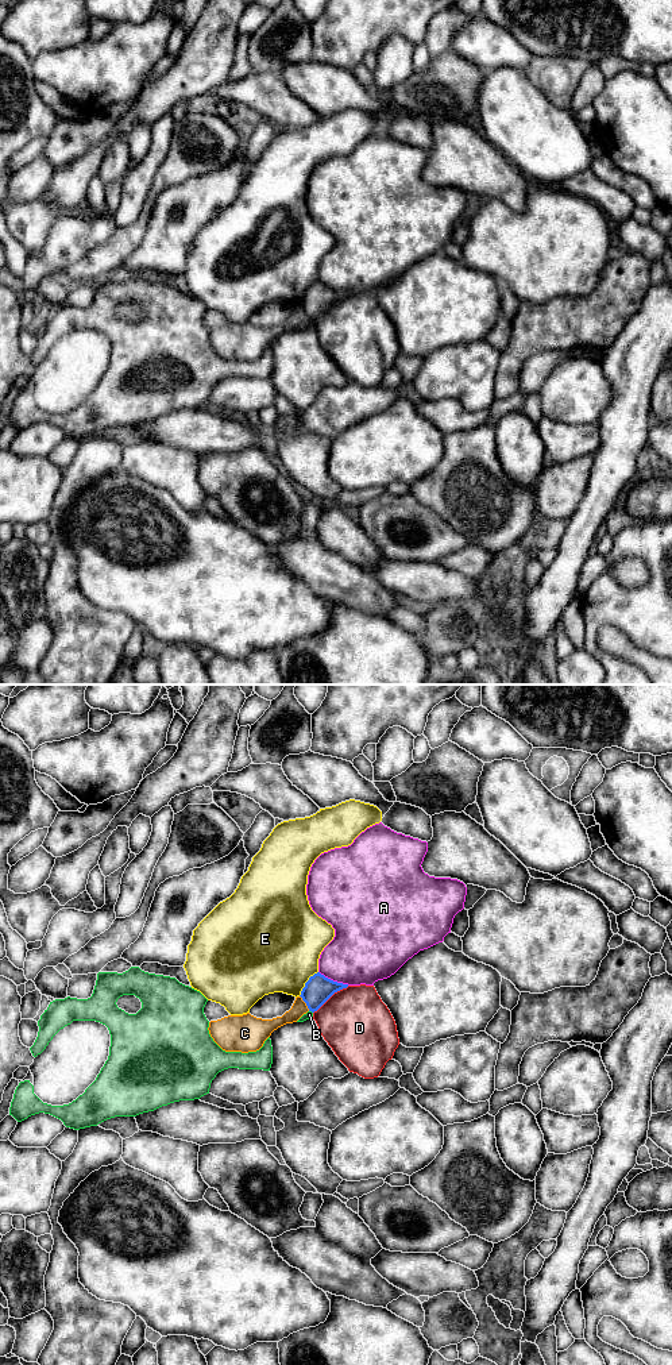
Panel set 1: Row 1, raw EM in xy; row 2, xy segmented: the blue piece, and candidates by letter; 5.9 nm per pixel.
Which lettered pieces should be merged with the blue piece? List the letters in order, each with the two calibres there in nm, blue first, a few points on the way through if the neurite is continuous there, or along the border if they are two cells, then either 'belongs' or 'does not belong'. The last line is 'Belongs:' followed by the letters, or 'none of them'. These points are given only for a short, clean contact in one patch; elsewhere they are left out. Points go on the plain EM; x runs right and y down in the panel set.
A: 170 nm thick on the blue side, 380 nm on the other; border along xy (319, 280), (333, 289), (348, 293); does not belong
B: 170 nm thick on the blue side, 50 nm on the other; does not belong
C: 170 nm thick on the blue side, 90 nm on the other; border along xy (300, 304), (309, 319); does not belong
D: 170 nm thick on the blue side, 400 nm on the other; does not belong
E: 170 nm thick on the blue side, 480 nm on the other; does not belong
Belongs: none of them

